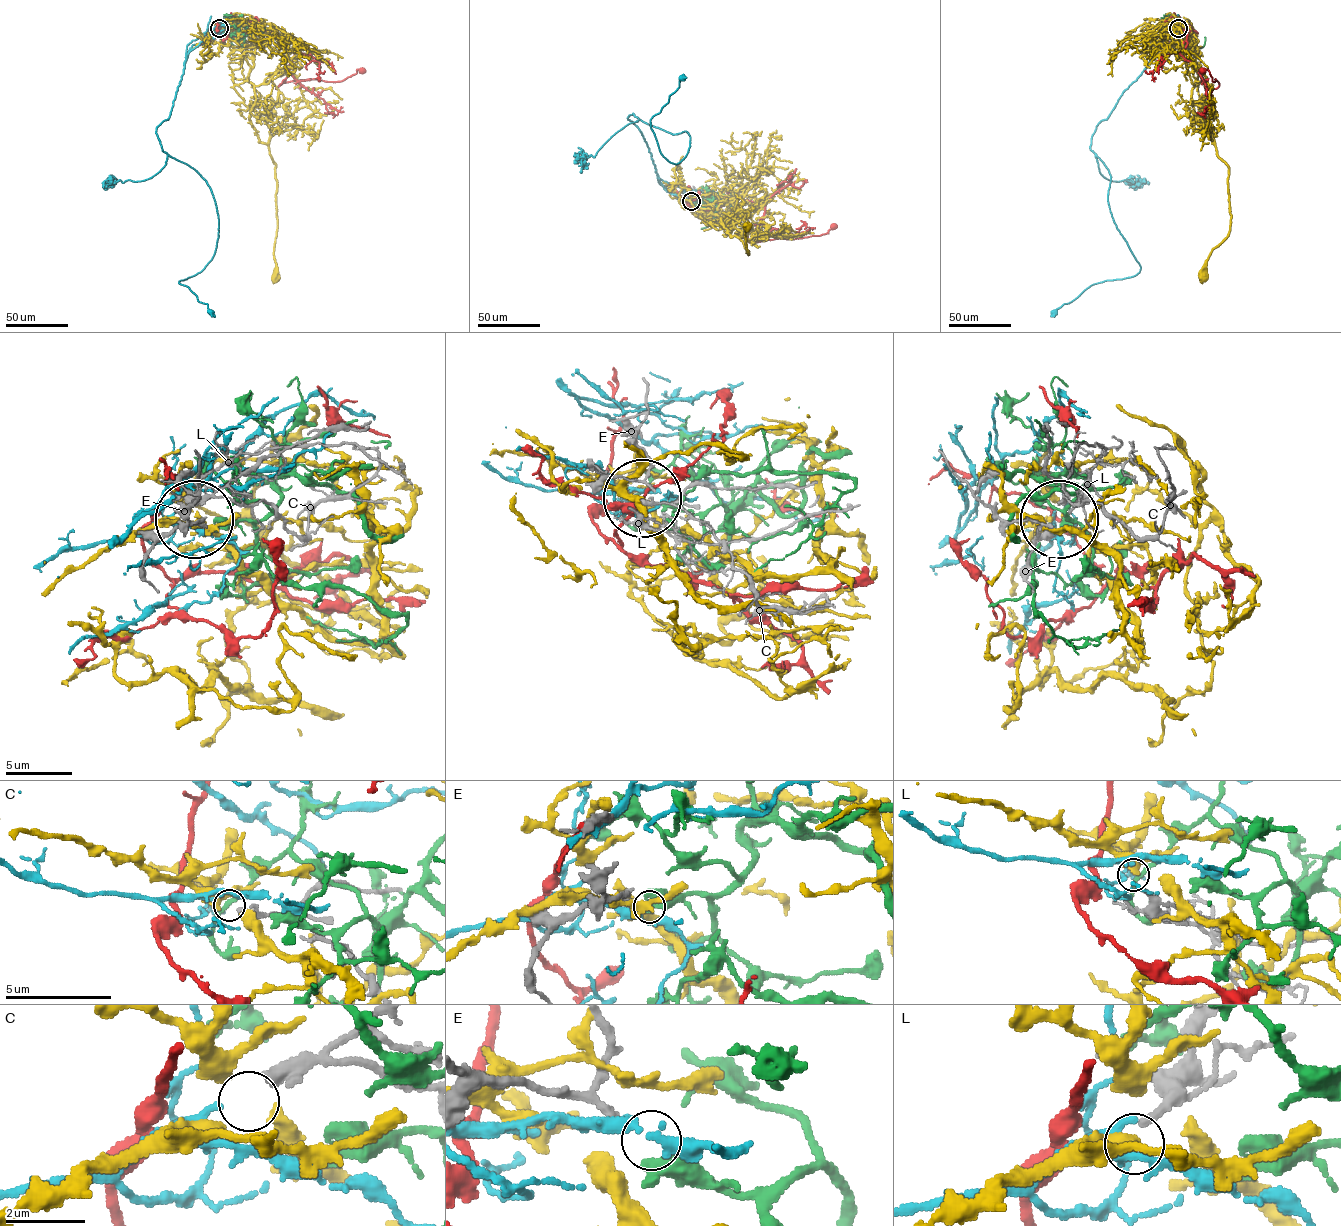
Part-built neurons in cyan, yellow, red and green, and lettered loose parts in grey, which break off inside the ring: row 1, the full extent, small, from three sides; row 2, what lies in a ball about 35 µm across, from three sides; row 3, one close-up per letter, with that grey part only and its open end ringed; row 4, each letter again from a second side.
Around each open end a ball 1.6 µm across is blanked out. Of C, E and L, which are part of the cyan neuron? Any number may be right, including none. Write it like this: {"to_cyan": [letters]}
{"to_cyan": ["C"]}

